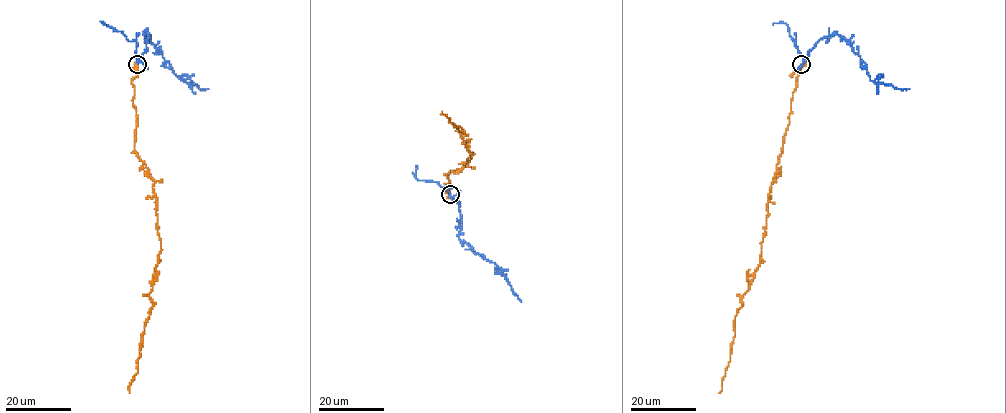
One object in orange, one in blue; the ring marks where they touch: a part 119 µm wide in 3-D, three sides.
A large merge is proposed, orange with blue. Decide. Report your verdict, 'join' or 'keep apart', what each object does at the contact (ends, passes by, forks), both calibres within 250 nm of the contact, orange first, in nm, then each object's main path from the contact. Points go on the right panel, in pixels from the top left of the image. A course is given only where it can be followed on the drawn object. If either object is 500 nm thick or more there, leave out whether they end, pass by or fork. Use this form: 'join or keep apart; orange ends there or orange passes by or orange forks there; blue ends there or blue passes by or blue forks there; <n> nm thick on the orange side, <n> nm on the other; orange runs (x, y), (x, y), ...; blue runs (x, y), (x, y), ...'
join; orange passes by; blue ends there; 280 nm thick on the orange side, 380 nm on the other; orange runs (801, 64), (789, 125), (768, 197), (760, 263), (734, 318), (729, 365), (719, 392); blue runs (801, 63), (821, 39), (835, 35), (843, 36), (864, 63), (871, 80), (909, 89)

